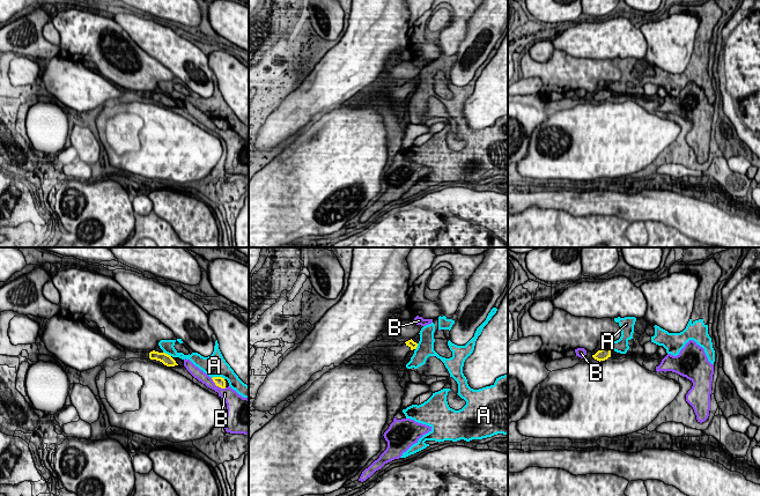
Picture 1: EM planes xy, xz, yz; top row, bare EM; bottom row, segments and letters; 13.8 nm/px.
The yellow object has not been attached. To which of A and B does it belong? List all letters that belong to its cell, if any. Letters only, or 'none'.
none

